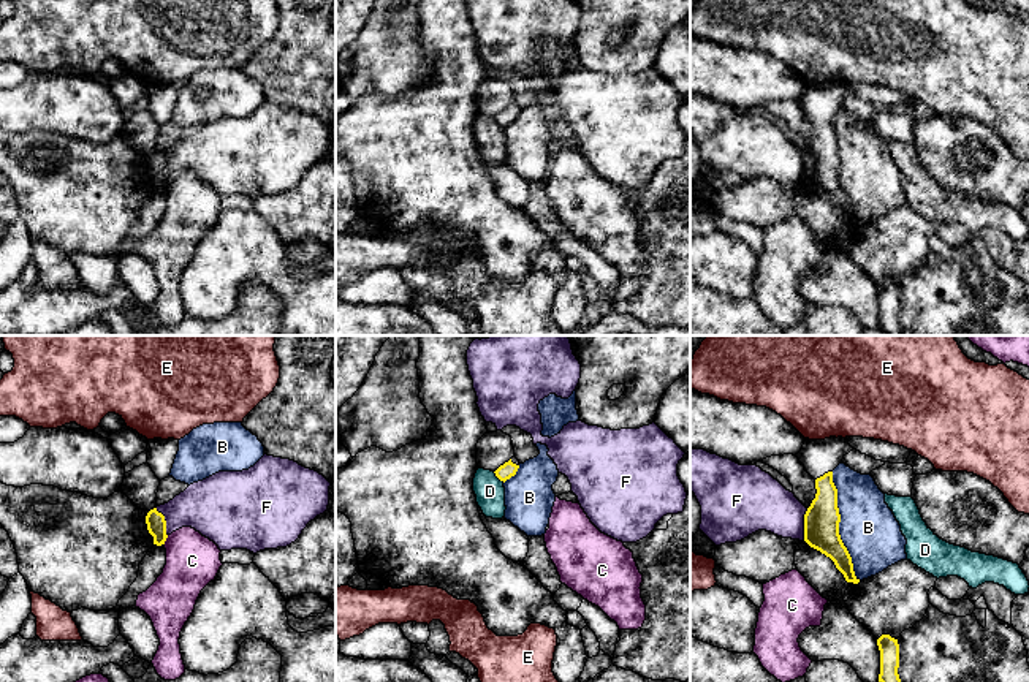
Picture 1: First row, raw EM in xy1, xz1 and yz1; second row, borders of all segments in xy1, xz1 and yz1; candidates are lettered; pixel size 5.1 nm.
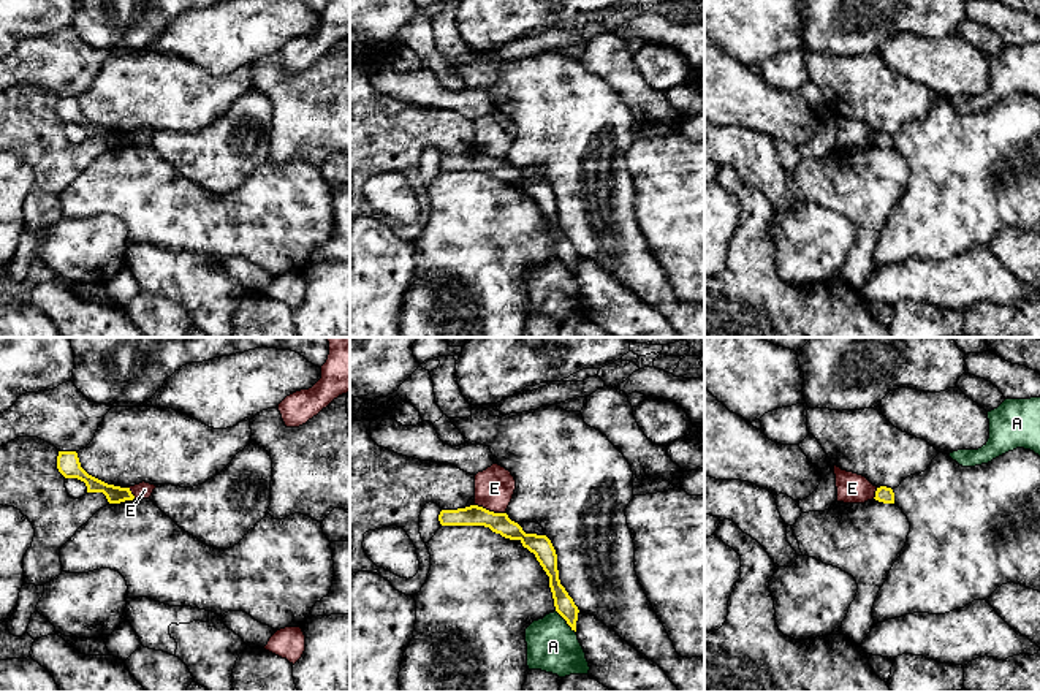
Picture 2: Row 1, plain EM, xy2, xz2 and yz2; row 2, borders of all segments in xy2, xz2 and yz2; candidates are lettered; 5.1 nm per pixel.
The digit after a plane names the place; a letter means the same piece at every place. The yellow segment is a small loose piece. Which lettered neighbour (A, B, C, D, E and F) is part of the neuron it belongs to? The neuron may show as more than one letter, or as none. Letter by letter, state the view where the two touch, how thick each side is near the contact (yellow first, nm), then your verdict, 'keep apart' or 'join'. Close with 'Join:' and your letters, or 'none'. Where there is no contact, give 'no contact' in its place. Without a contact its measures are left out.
A: meets yellow in xz2; 100 nm thick on the yellow side, 260 nm on the other; keep apart
B: meets yellow in yz1; 180 nm thick on the yellow side, 300 nm on the other; keep apart
C: meets yellow in xy1; 100 nm thick on the yellow side, 280 nm on the other; keep apart
D: meets yellow in xz1; 80 nm thick on the yellow side, 150 nm on the other; keep apart
E: meets yellow in xz2; 110 nm thick on the yellow side, 200 nm on the other; keep apart
F: meets yellow in yz1; 180 nm thick on the yellow side, 280 nm on the other; keep apart
Join: none

